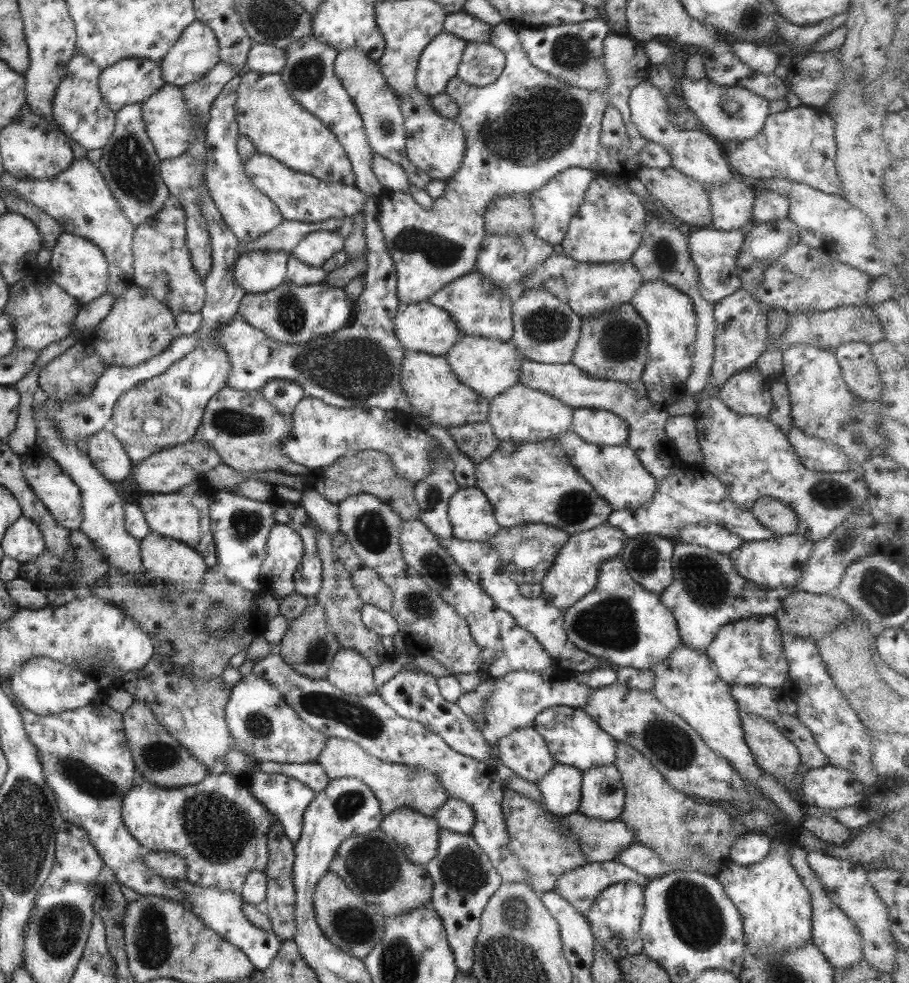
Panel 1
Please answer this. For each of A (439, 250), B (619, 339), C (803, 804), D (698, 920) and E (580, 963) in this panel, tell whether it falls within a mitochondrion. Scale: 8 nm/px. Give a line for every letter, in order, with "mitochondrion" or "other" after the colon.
A: mitochondrion
B: mitochondrion
C: other
D: mitochondrion
E: other

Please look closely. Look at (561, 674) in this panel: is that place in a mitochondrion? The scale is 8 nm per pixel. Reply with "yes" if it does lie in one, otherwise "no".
no

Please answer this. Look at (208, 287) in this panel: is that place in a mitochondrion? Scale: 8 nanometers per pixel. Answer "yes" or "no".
no

